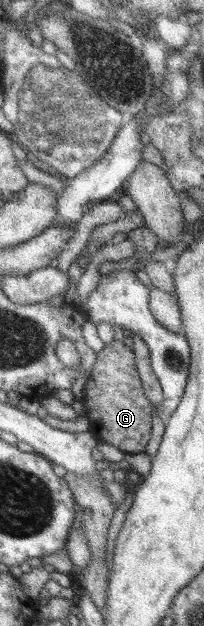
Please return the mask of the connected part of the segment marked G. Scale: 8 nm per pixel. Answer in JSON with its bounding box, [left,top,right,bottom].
[80,340,152,454]

